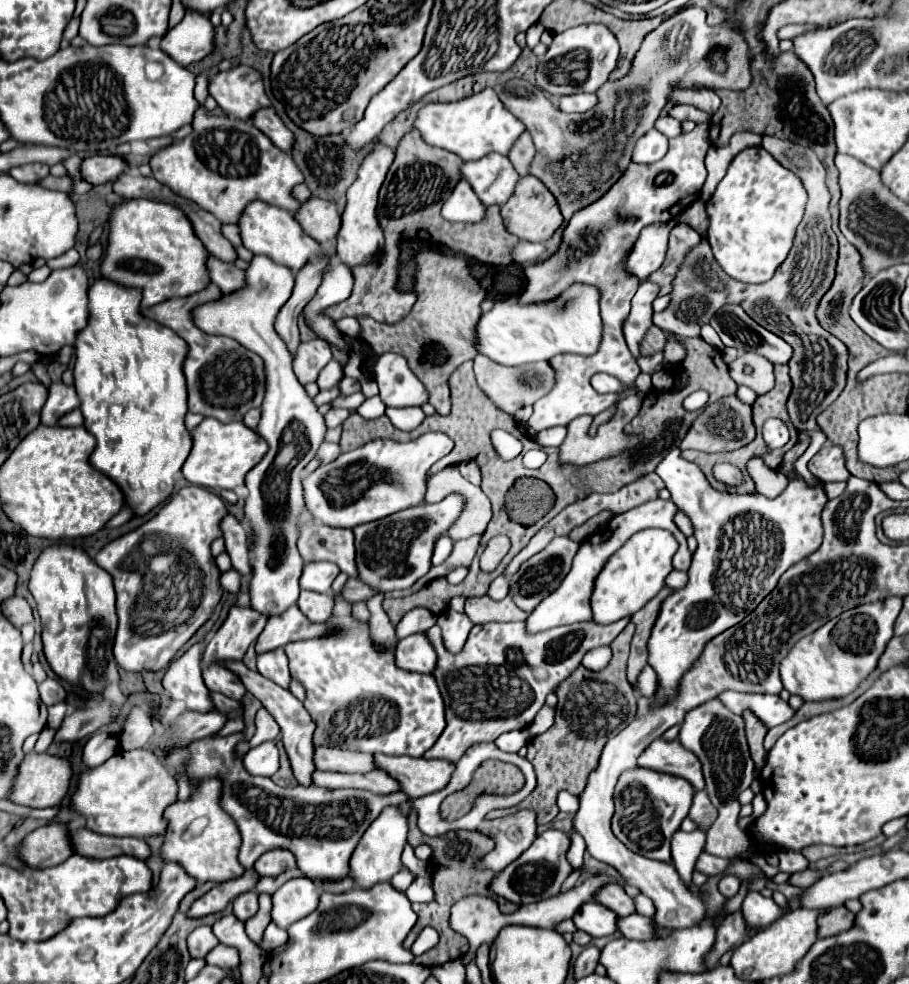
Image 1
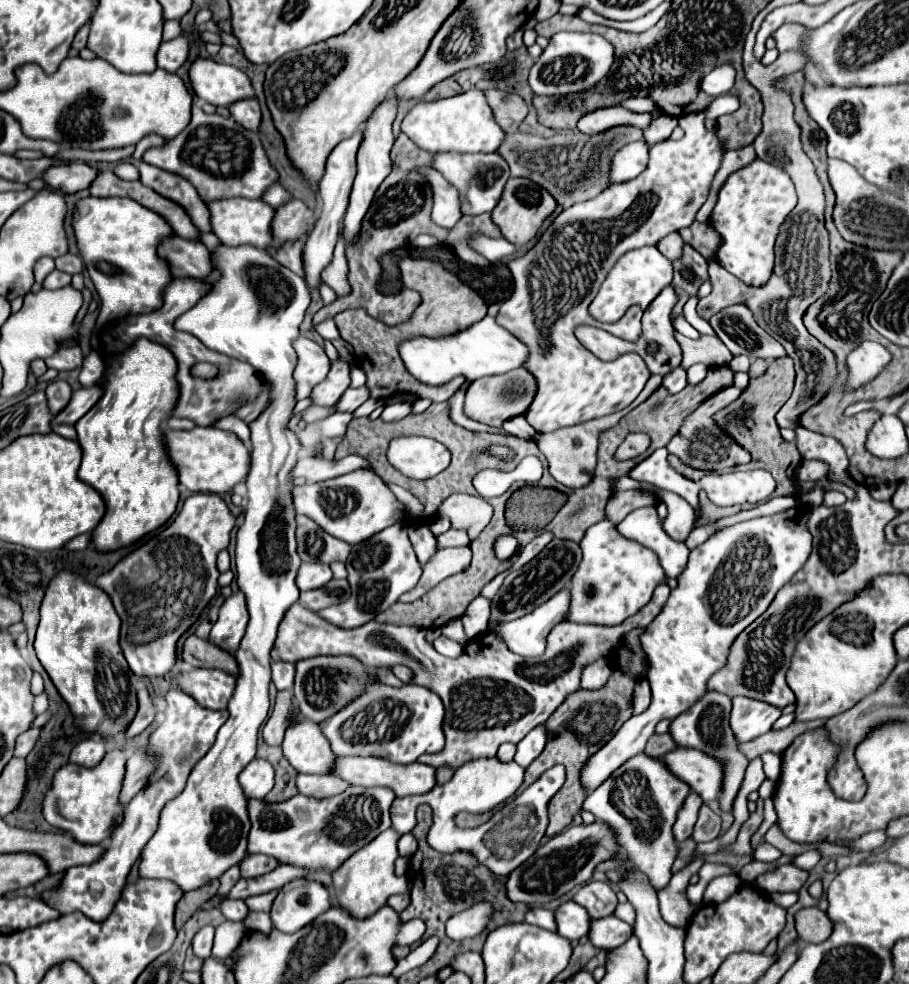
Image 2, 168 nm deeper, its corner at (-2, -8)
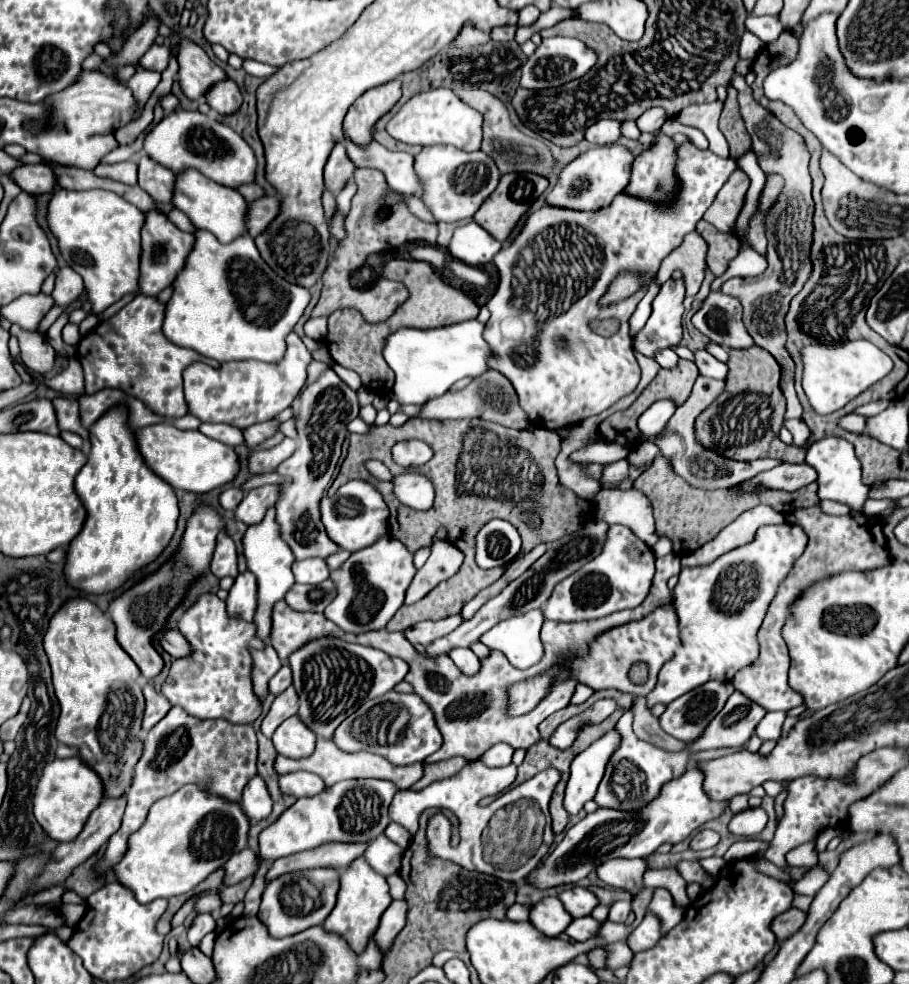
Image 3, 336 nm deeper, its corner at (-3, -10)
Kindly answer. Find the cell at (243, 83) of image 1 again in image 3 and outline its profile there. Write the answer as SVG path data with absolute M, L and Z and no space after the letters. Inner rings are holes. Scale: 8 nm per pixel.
M191 40L179 44L179 82L181 90L191 100L203 100L205 92L213 84L229 78L221 66L217 66L201 46Z

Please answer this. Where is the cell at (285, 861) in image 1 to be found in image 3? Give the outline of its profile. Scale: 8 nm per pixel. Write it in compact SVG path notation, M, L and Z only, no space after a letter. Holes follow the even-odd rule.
M245 848L243 852L239 854L233 854L227 862L225 862L225 880L223 884L231 886L231 884L239 884L241 880L249 878L249 876L255 876L259 866L261 866L261 858L257 856L255 850L251 848Z

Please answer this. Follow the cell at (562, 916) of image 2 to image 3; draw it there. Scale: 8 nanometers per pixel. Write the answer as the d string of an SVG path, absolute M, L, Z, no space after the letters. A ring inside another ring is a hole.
M543 898L539 904L531 906L531 924L545 936L559 936L573 922L573 916L565 912L559 898Z

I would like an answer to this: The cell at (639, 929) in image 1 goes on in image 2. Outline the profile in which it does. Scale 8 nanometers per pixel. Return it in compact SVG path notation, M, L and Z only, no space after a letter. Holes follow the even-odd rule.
M616 916L598 918L590 922L588 940L596 948L612 950L616 946L622 946L628 940L628 934L632 934L632 926L626 922L620 922Z

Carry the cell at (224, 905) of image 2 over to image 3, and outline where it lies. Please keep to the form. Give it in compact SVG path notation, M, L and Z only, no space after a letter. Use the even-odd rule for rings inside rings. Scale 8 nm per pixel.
M205 894L195 904L195 908L199 912L213 912L213 910L219 910L221 906L223 906L223 902L221 902L221 898L217 894Z

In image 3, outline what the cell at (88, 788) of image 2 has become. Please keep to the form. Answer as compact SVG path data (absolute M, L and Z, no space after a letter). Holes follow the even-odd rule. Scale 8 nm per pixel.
M67 758L67 760L53 760L49 762L39 778L35 796L33 796L33 814L41 828L59 842L75 840L81 834L81 828L85 826L85 820L89 818L89 812L93 812L105 798L105 786L101 784L101 778L93 774L93 770L81 760L81 758Z

